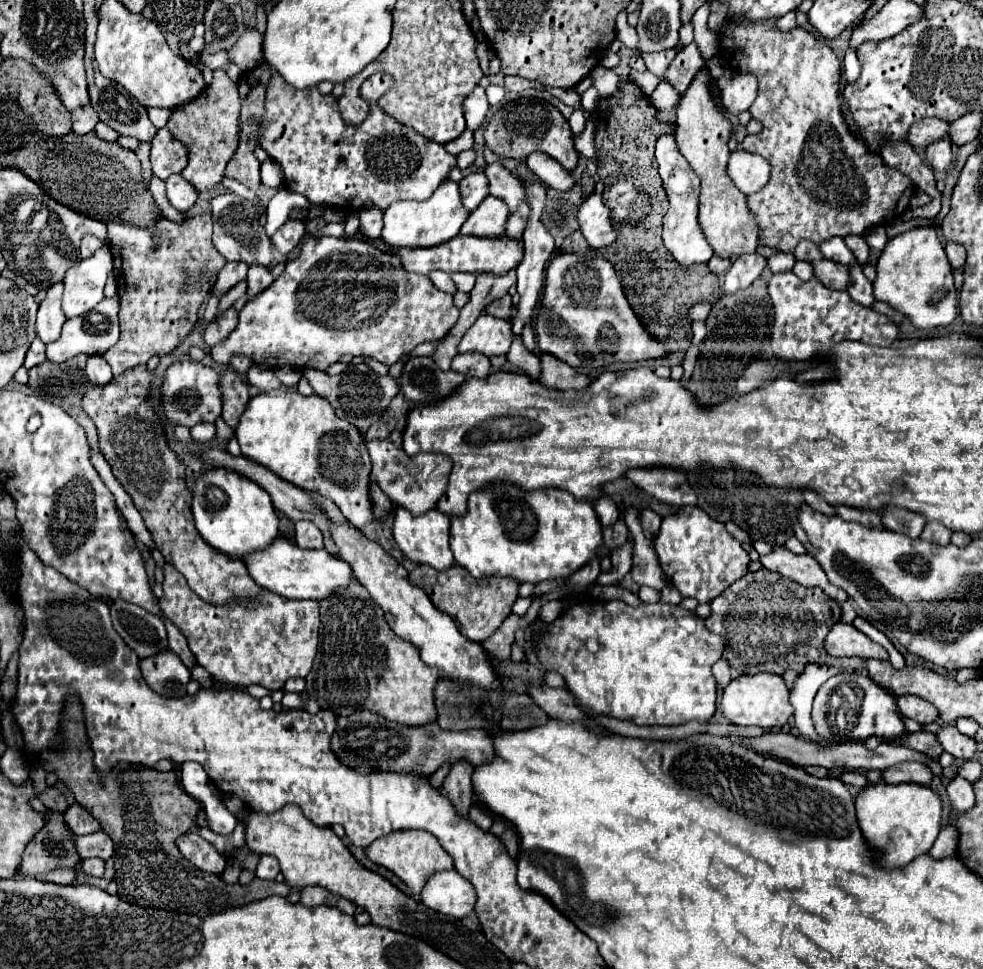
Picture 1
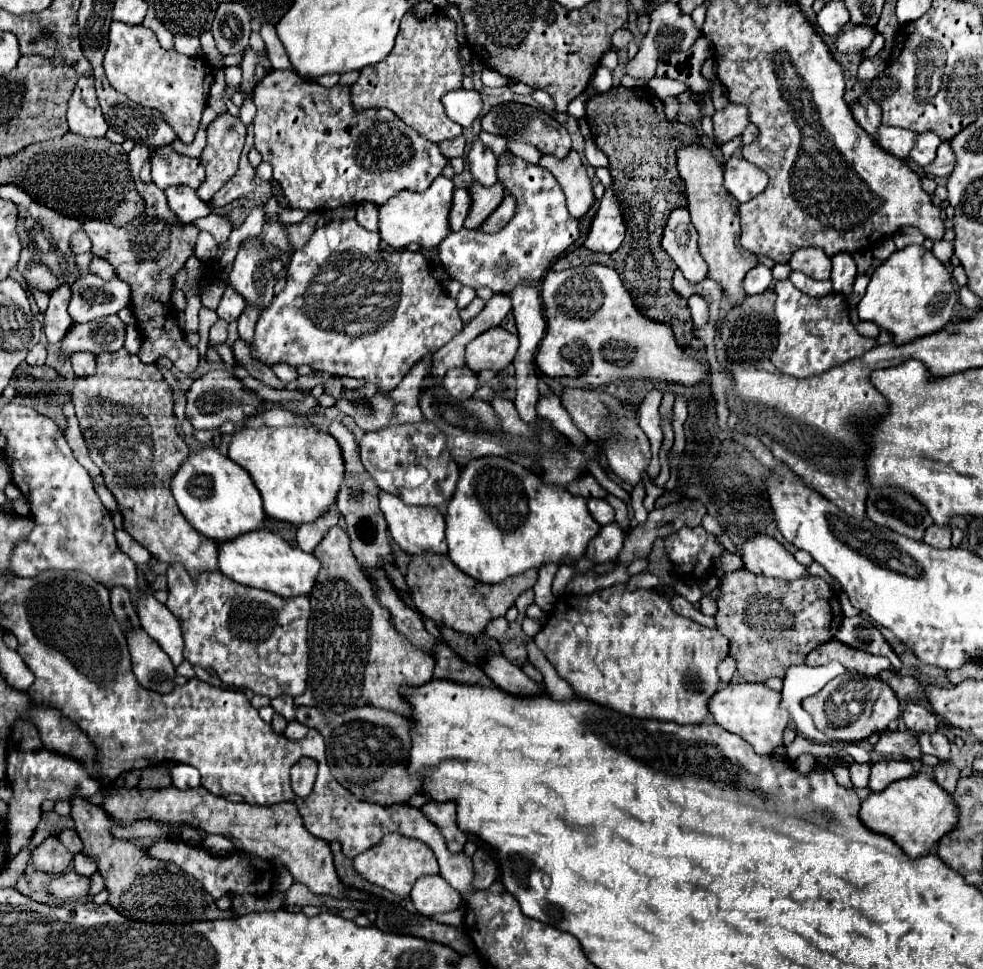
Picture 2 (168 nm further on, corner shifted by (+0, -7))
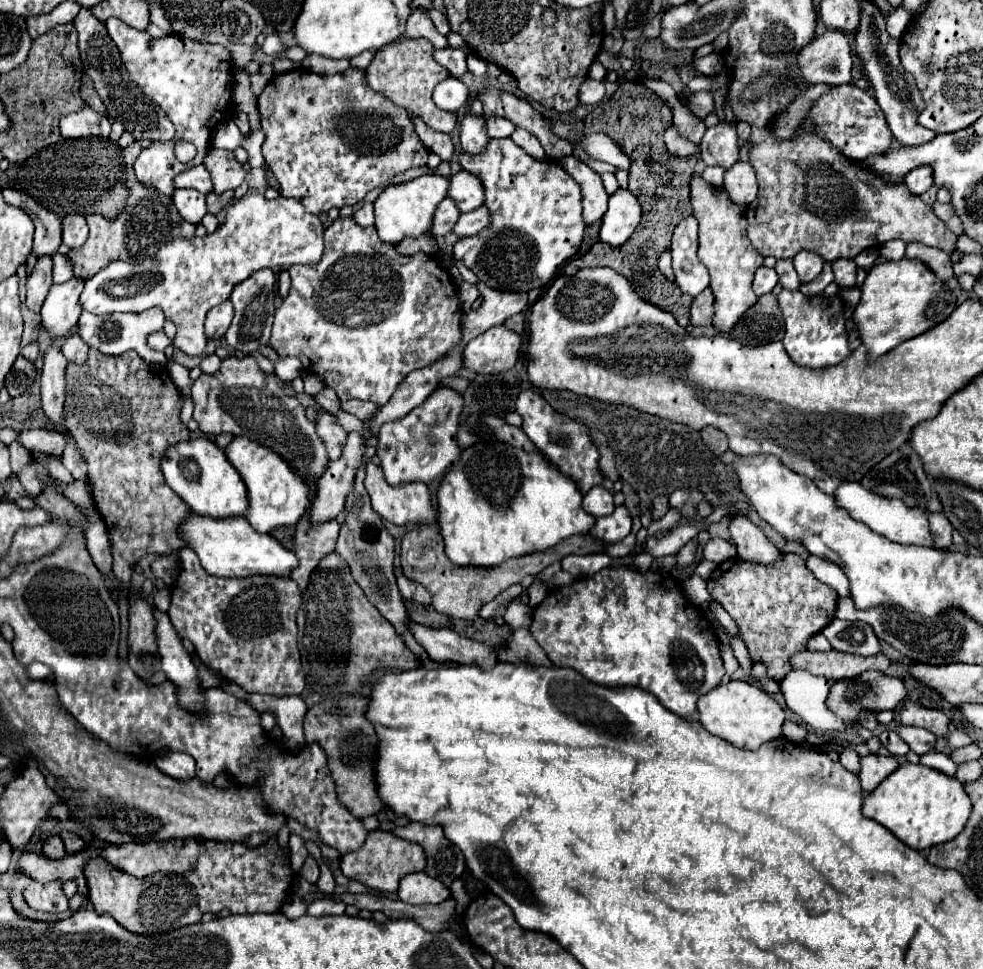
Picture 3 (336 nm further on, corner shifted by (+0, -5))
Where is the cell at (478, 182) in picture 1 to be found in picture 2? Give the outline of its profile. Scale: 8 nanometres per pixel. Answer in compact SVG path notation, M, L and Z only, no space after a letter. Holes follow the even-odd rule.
M467 187L455 189L453 207L451 207L451 215L449 215L449 223L451 223L451 229L453 229L453 231L459 231L459 229L463 227L463 221L465 221L465 217L469 215L469 209L471 209L469 189L467 189Z

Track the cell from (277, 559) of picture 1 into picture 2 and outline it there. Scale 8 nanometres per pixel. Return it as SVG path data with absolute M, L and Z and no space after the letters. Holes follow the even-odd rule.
M259 529L257 533L247 533L233 541L223 541L223 545L219 543L219 569L239 585L265 589L279 597L299 597L313 591L317 573L321 571L321 561L317 561L313 553L291 547L279 535L273 535L267 529Z

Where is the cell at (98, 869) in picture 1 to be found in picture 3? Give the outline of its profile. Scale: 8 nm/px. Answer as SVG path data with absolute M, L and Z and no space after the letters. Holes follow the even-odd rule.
M31 881L25 891L23 897L27 901L27 905L31 909L37 911L49 911L49 913L61 913L69 909L69 899L63 893L63 883L61 881L53 881L53 883L37 883Z

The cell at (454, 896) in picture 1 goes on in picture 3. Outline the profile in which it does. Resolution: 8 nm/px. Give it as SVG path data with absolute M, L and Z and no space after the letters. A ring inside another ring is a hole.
M411 873L401 879L397 895L403 903L437 905L443 903L451 893L449 889L445 889L445 885L425 873Z

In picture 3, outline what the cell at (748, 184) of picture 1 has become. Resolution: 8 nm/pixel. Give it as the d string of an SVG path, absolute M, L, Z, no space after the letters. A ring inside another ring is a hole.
M735 163L725 171L725 193L737 205L749 205L757 197L757 177L749 163Z

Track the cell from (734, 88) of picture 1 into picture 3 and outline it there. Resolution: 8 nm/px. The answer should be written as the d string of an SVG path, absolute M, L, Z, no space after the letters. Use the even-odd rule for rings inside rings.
M717 123L709 127L701 141L701 159L705 165L719 165L723 169L733 167L733 163L739 161L735 125Z

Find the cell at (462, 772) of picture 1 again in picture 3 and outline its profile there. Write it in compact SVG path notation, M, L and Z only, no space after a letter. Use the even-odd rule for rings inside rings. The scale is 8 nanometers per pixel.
M384 811L377 813L376 816L380 823L379 829L391 832L401 839L419 843L425 849L425 873L429 877L435 877L445 887L451 887L451 883L465 873L465 859L461 851L445 839L439 825L429 827L421 823L409 823L405 827L399 827Z

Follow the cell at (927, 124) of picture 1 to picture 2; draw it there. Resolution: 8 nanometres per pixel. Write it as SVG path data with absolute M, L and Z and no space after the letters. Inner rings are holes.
M887 125L879 127L877 145L893 153L895 157L901 157L901 159L909 157L915 141L917 141L917 133L911 129L897 129L897 127L887 127Z

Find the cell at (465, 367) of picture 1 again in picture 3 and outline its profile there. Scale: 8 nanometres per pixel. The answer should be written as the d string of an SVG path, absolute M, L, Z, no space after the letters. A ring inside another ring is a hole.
M441 387L421 407L413 409L403 419L385 423L377 437L379 439L377 453L381 457L385 479L391 485L399 485L405 481L427 483L451 471L461 455L461 449L457 447L457 425L461 409L463 409L463 397L449 387ZM425 453L429 453L429 463L421 465Z

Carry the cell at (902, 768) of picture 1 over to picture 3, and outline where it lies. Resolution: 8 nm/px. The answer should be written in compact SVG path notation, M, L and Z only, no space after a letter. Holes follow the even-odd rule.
M867 755L867 757L861 757L859 779L861 779L863 791L871 793L897 767L899 767L899 763L891 755L887 755L887 757L883 757L883 755Z

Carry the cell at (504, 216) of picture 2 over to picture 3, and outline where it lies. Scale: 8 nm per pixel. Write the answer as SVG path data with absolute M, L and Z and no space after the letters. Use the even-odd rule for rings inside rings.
M481 205L471 213L461 213L453 227L453 233L457 237L469 237L469 235L477 235L487 225L489 225L489 211L485 205Z

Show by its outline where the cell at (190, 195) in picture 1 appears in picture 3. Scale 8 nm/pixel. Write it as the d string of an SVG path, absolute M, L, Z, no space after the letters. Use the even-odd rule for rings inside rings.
M175 189L173 203L175 203L179 215L193 225L201 223L201 219L207 213L205 195L201 195L199 191L193 191L193 189Z

